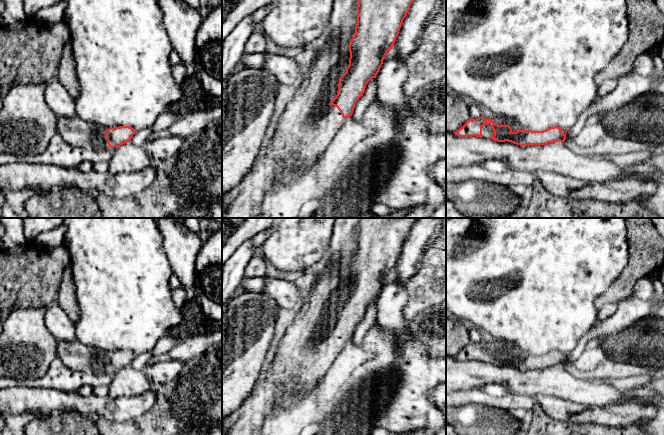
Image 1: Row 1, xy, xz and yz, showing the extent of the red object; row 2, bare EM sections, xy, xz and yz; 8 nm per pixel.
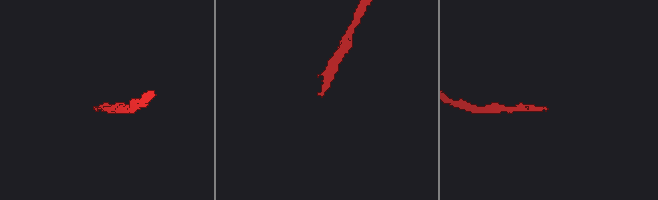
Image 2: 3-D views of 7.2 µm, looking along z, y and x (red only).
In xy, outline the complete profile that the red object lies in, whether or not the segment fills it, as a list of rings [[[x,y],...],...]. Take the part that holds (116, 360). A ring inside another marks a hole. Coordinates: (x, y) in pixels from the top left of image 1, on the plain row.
[[[119,350],[109,352],[103,355],[105,358],[105,364],[107,364],[110,372],[120,371],[121,369],[129,366],[136,354],[129,350]]]

